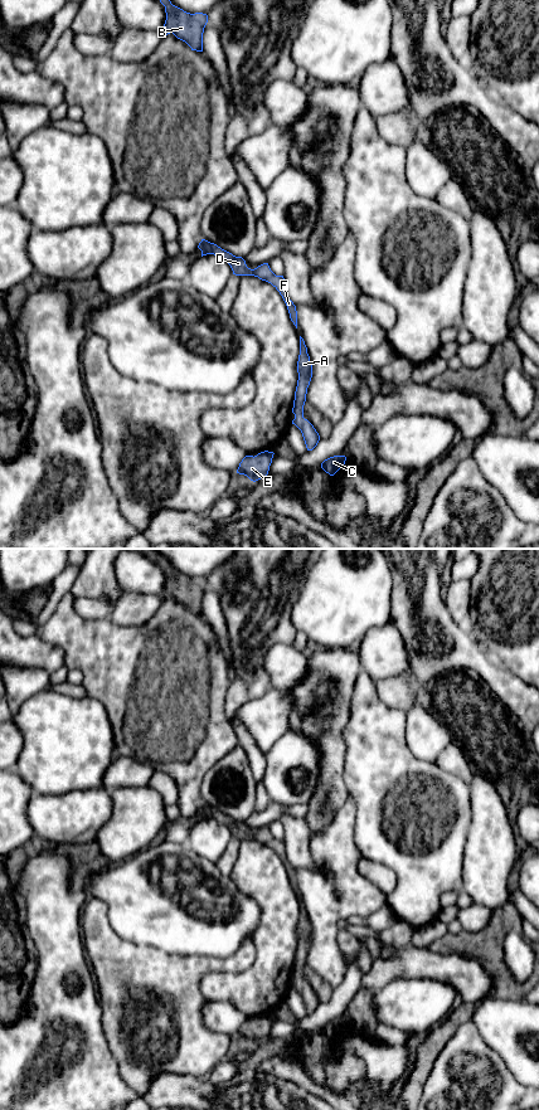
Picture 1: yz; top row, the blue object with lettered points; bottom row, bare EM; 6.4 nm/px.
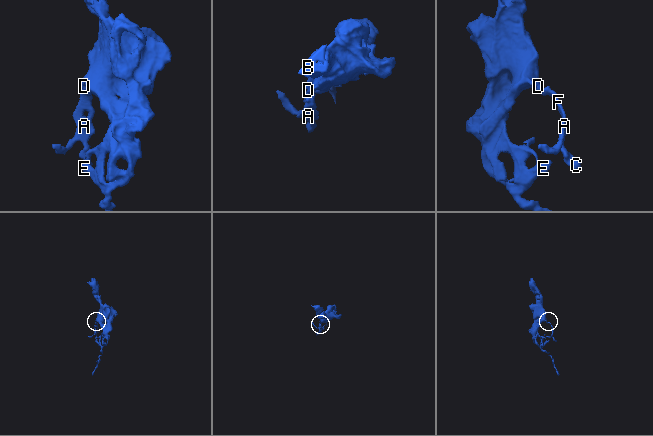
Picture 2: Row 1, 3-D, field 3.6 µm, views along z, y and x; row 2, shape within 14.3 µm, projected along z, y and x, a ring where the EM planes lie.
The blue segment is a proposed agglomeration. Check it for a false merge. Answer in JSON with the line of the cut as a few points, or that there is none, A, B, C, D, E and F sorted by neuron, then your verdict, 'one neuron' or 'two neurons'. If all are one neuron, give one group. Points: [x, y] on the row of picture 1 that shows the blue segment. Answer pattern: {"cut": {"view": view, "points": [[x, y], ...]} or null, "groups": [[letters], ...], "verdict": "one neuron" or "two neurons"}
{"cut": null, "groups": [["A", "B", "C", "D", "E", "F"]], "verdict": "one neuron"}

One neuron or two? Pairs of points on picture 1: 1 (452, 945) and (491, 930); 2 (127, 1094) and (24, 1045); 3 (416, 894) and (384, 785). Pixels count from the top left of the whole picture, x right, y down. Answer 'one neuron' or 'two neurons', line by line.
1: one neuron
2: one neuron
3: one neuron

